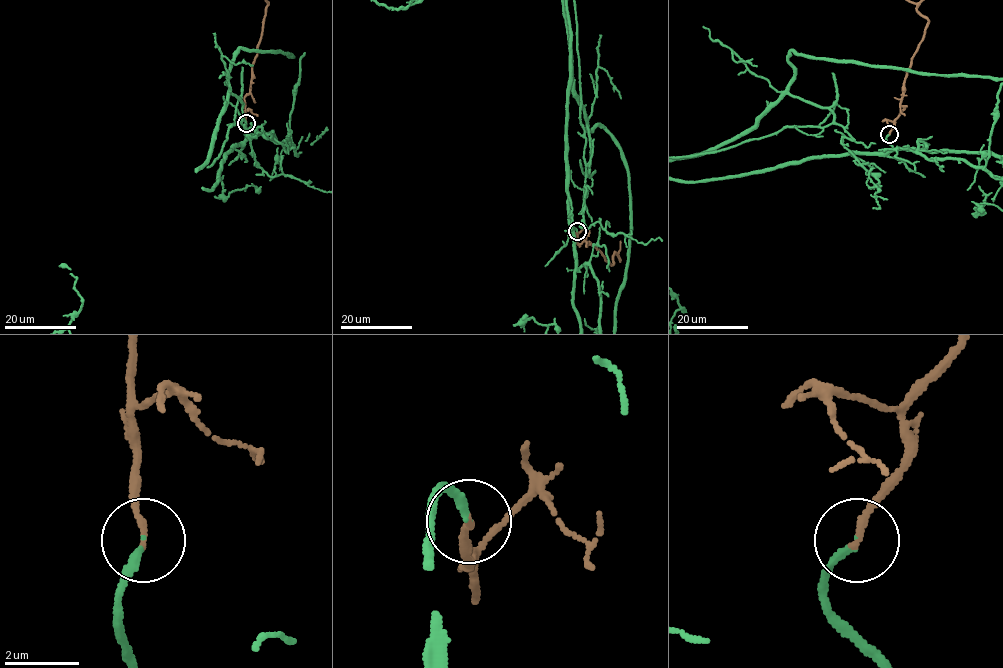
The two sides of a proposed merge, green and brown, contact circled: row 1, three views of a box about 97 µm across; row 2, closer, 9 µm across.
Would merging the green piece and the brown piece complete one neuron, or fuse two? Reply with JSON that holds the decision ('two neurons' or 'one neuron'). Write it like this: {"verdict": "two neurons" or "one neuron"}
{"verdict": "one neuron"}

